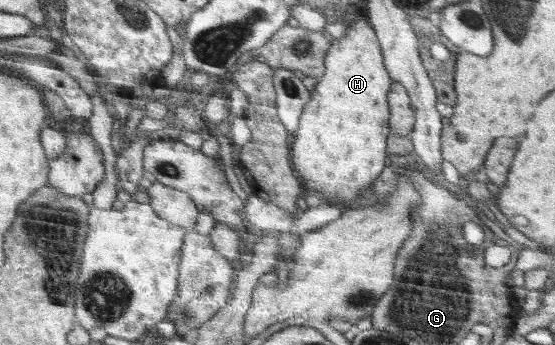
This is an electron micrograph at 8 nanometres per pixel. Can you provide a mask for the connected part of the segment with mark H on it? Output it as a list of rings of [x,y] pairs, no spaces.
[[[358,16],[341,39],[331,39],[331,46],[324,57],[324,74],[318,78],[311,99],[304,107],[297,131],[294,132],[292,165],[304,177],[307,189],[314,189],[320,196],[333,196],[338,201],[355,201],[365,191],[369,193],[373,182],[385,167],[387,151],[387,121],[391,121],[388,93],[395,79],[384,65],[383,50],[376,32],[366,17]]]

